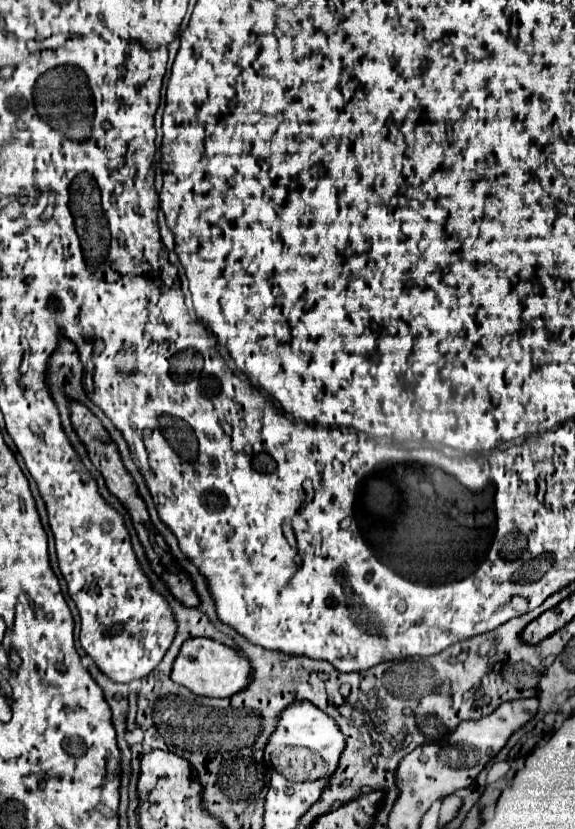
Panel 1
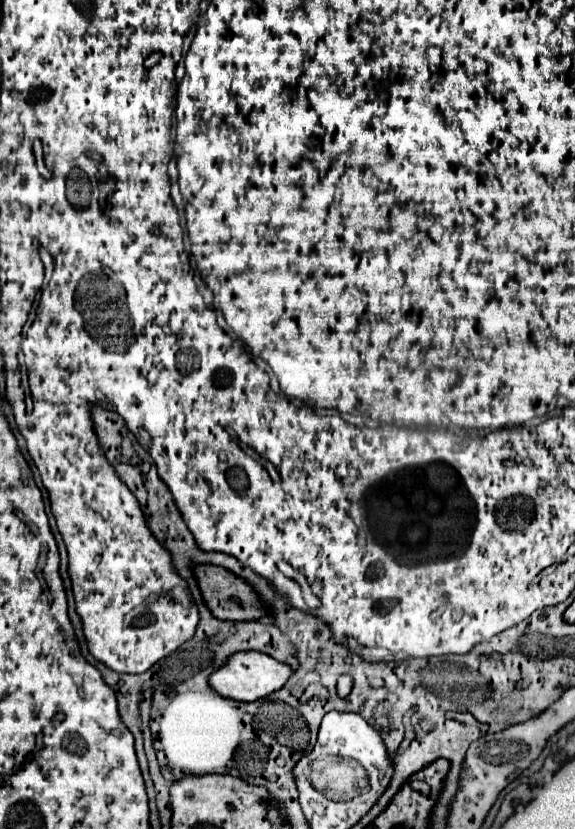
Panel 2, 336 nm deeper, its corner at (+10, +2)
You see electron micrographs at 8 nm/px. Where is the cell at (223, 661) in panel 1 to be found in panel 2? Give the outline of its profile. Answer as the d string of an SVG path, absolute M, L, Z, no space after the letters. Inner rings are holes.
M245 652L245 654L233 654L233 658L229 658L229 662L221 670L211 674L209 684L225 698L239 700L239 702L255 702L255 700L267 698L269 694L281 690L281 686L285 686L285 682L289 680L291 674L293 674L293 670L287 664L275 660L267 654Z

